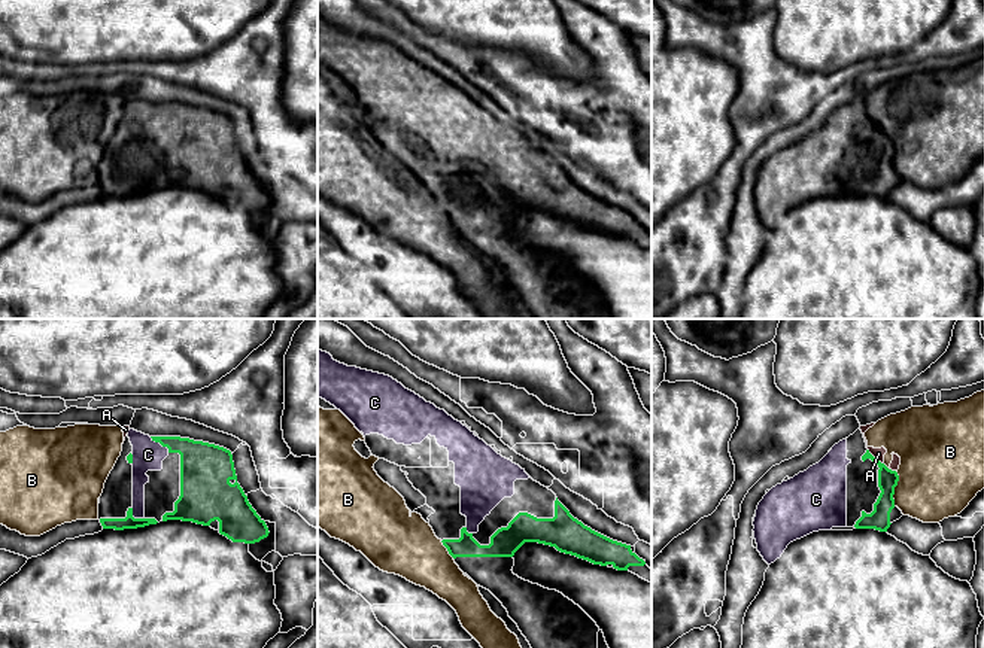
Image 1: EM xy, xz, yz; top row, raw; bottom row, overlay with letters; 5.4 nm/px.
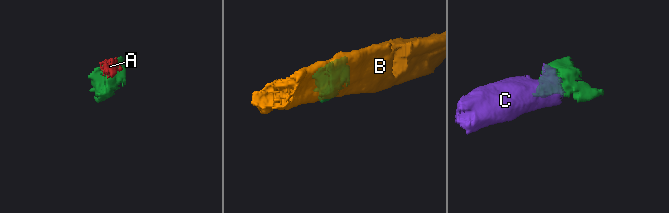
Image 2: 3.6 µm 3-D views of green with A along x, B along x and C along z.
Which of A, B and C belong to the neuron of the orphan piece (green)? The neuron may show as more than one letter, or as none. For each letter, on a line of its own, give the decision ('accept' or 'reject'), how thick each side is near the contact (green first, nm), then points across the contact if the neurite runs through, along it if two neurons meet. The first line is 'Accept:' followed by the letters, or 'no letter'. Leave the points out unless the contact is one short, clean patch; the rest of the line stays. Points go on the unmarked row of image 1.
Accept: C
A: reject; 110 nm thick on the green side, 60 nm on the other
B: reject; 110 nm thick on the green side, 440 nm on the other
C: accept; 220 nm thick on the green side, 160 nm on the other

